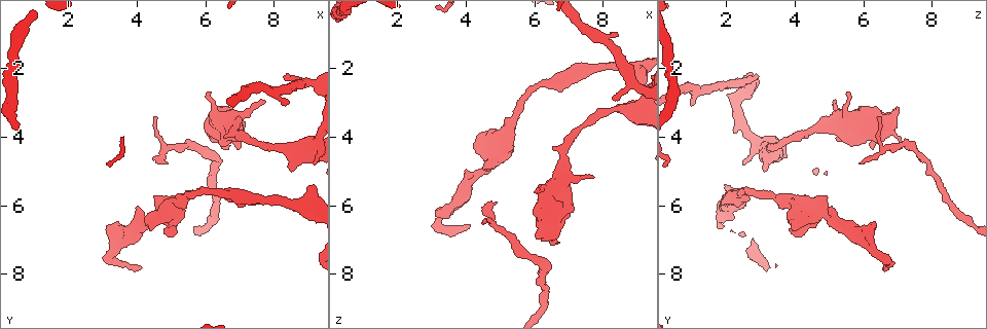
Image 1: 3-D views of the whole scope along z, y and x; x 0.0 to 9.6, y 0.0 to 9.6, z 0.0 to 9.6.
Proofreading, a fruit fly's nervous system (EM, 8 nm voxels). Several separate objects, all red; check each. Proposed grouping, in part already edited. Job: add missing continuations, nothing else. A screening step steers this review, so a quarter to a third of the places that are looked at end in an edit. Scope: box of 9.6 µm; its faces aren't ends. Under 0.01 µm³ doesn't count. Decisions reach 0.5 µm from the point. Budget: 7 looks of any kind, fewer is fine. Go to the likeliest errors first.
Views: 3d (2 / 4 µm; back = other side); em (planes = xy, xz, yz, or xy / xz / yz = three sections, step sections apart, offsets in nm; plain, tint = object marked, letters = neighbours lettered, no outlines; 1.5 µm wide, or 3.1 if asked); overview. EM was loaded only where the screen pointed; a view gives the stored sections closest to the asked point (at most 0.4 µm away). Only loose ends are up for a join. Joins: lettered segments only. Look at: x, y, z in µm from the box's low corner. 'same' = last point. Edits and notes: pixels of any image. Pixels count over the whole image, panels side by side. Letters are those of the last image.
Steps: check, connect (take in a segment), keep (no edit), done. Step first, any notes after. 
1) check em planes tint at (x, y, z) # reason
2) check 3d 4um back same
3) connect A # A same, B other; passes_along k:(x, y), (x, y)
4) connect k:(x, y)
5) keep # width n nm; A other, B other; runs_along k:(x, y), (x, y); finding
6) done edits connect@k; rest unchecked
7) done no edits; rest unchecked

check em planes letters at (4.15, 7.90, 6.60) # long arm stops here

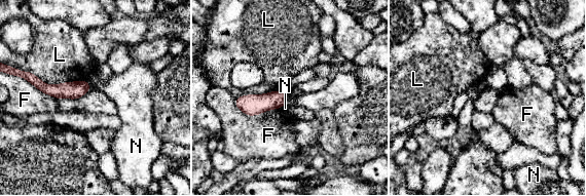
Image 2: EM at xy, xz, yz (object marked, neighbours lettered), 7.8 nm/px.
keep # F other, L other, N other; border 2:(86, 81), (92, 86); no lettered segment goes on from it

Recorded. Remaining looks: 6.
check em planes letters at (6.10, 2.65, 5.55) # branch stops here

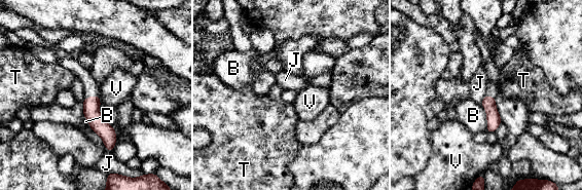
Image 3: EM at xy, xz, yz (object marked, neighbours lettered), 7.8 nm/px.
keep # B other, J other, T other, V other; none of them fits

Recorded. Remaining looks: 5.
check em planes letters at (6.00, 3.65, 6.90) # thick end

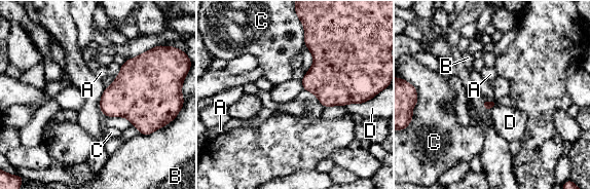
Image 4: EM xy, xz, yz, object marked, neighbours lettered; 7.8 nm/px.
keep # A other, B other, C other, D other; border 4:(365, 101), (343, 106); none of them fits

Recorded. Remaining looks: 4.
done no edits; rest unchecked

